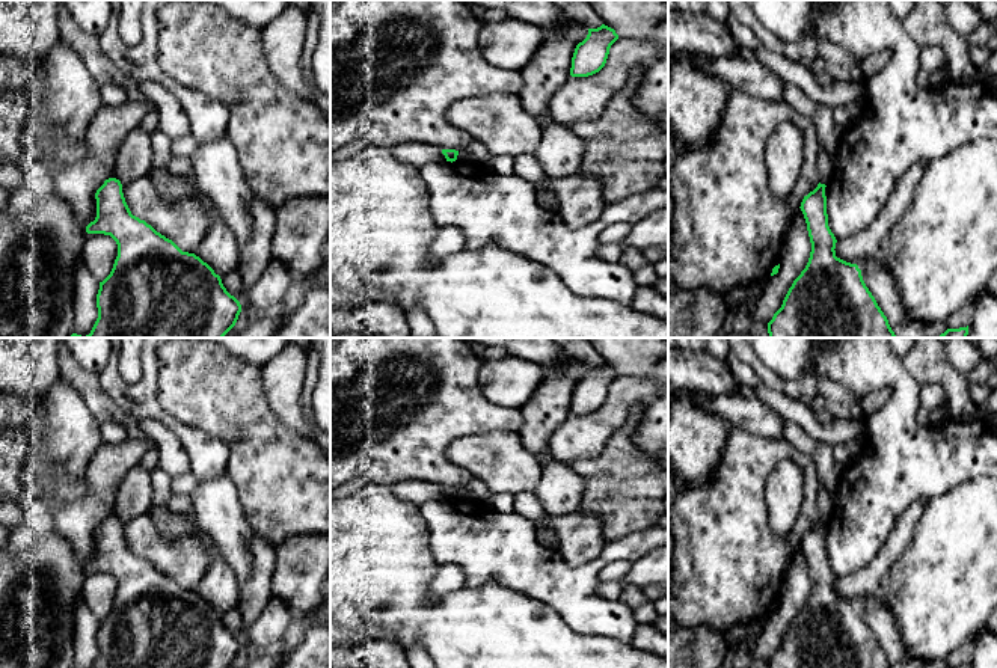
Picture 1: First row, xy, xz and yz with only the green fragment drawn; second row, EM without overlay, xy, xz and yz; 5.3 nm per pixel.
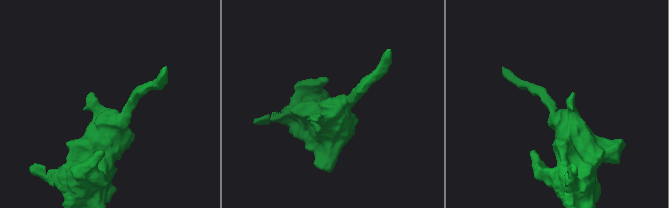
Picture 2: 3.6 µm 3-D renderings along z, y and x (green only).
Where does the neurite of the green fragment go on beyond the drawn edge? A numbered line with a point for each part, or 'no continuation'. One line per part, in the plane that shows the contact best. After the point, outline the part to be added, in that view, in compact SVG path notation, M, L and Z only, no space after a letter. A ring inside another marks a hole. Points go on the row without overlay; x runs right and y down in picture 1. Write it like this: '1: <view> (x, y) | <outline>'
no continuation

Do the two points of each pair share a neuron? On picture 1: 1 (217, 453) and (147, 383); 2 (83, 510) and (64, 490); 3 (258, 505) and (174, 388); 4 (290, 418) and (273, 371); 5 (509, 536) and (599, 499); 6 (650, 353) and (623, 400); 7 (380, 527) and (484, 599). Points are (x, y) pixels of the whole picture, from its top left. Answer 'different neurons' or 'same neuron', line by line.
1: same neuron
2: different neurons
3: same neuron
4: same neuron
5: different neurons
6: different neurons
7: same neuron

